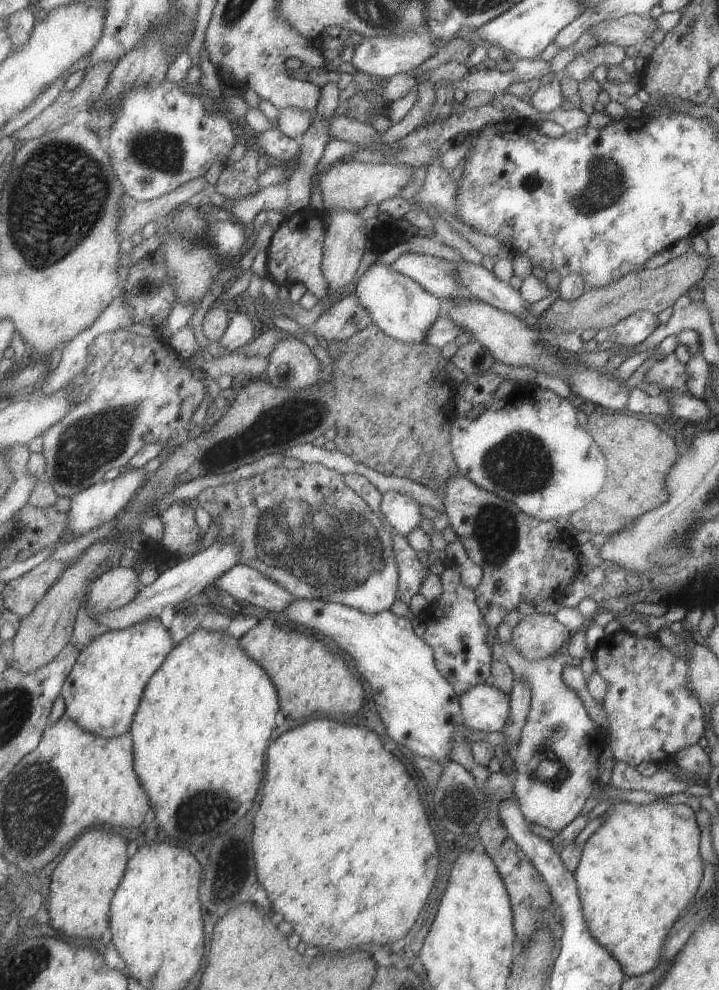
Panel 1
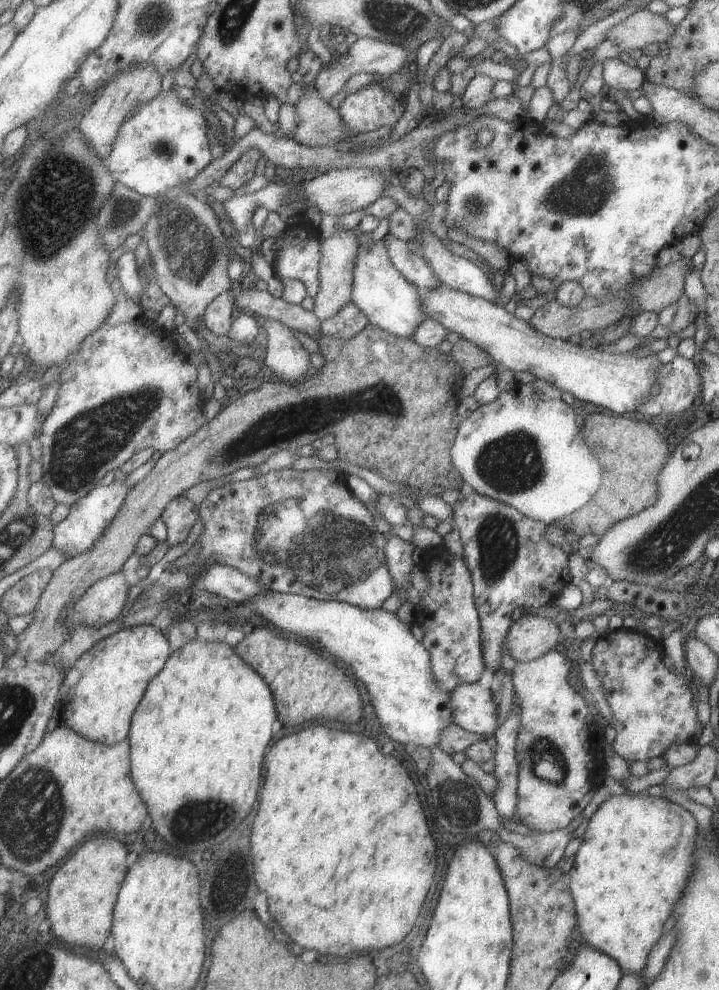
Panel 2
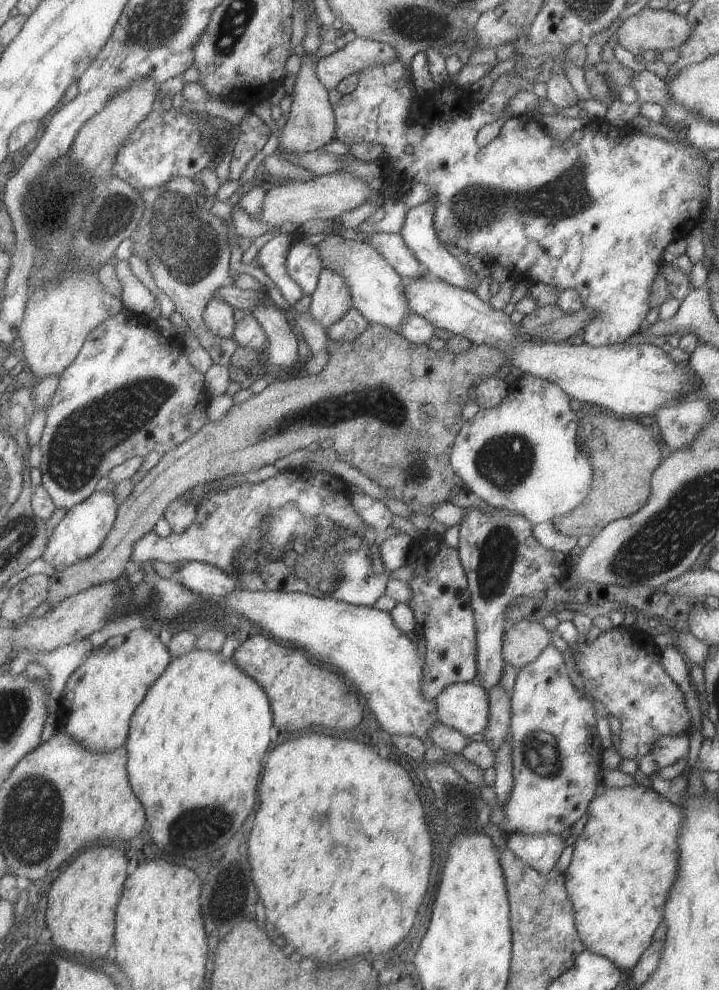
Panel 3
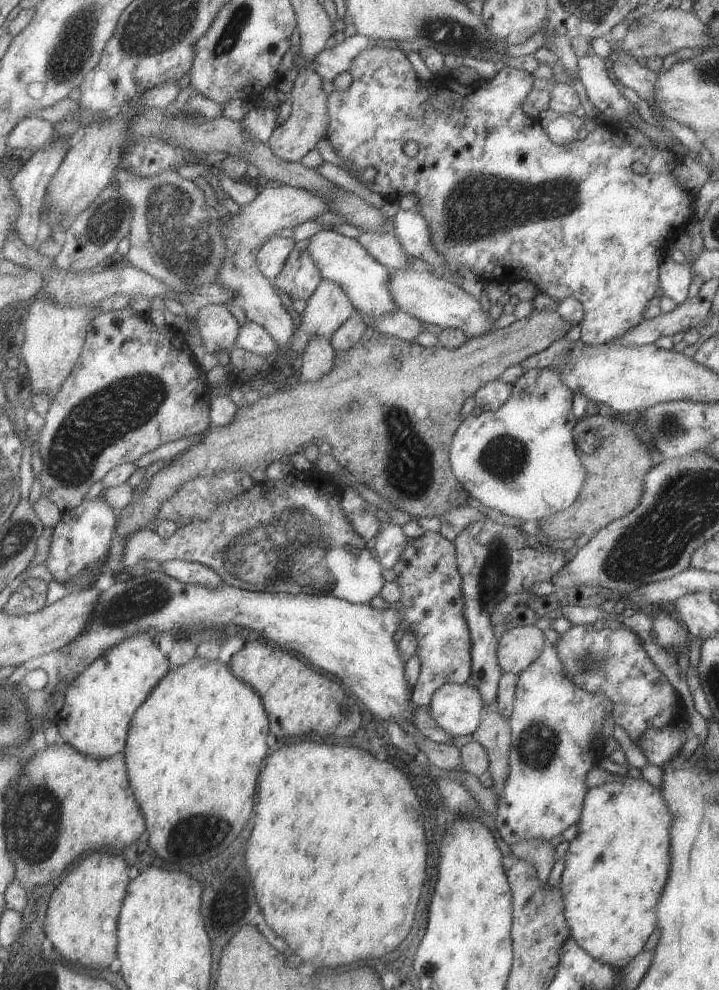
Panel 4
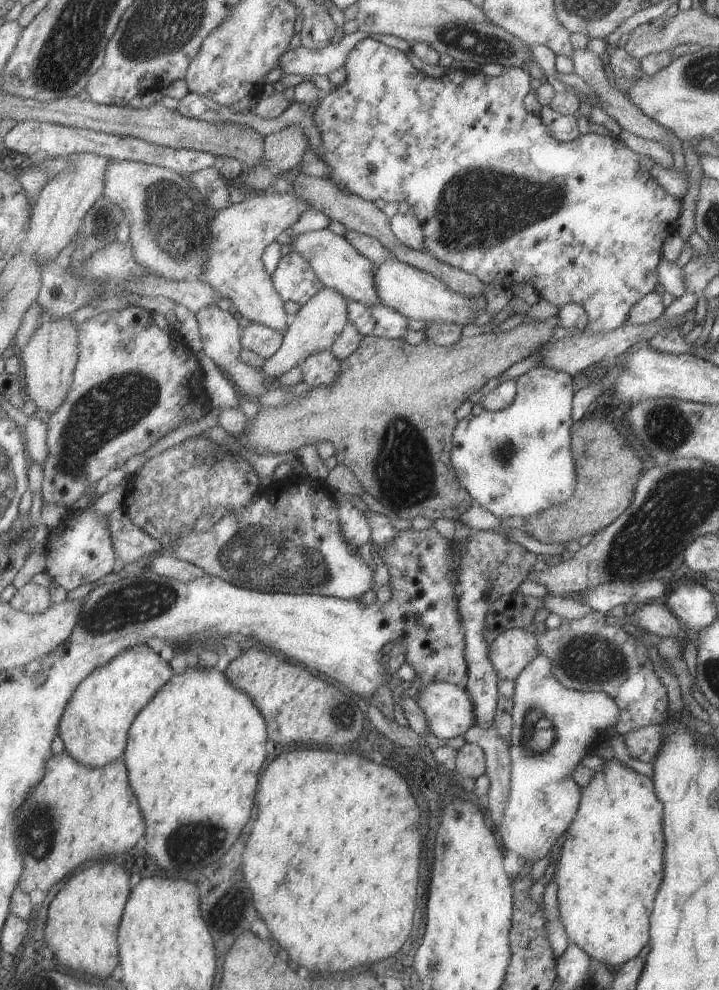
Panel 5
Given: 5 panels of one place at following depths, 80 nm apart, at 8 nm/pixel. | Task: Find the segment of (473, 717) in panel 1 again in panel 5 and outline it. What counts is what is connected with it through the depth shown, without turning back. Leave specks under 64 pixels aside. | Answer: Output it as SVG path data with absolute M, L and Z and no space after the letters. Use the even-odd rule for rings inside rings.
M431 681L414 697L426 718L428 732L437 738L461 736L474 723L473 705L468 693L454 684Z

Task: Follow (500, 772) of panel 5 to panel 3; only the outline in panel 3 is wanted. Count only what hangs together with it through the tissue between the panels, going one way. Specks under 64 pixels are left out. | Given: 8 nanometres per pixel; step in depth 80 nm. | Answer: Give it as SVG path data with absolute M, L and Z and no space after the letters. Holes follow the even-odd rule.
M498 684L488 692L488 715L485 728L481 731L483 742L491 749L491 752L496 750L506 741L510 734L510 698L505 694Z

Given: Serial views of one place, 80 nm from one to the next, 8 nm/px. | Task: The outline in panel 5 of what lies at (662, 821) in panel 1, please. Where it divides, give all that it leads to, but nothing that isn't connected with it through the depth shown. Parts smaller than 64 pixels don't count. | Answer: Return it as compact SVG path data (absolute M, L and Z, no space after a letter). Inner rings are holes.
M618 758L603 762L589 783L581 788L574 819L565 829L558 859L554 866L557 885L556 899L561 924L567 938L591 959L619 966L633 957L648 943L647 918L653 910L653 898L661 882L661 802L654 793L652 780L626 767Z

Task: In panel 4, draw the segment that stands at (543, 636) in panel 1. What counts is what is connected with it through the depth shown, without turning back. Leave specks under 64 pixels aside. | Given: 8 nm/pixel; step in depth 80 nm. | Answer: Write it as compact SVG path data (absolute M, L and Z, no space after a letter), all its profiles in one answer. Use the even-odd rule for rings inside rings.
M533 625L513 627L496 640L496 661L501 672L519 674L541 654L547 644Z

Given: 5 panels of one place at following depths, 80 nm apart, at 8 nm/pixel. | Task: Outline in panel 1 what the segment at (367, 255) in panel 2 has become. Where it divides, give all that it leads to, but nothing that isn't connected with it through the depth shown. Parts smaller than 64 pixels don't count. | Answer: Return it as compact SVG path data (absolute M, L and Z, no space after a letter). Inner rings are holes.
M381 248L377 252L376 261L359 276L352 292L357 302L369 313L372 323L387 336L407 344L421 344L428 326L438 317L439 298L423 290L414 280L395 272L390 265L377 261L383 250Z

